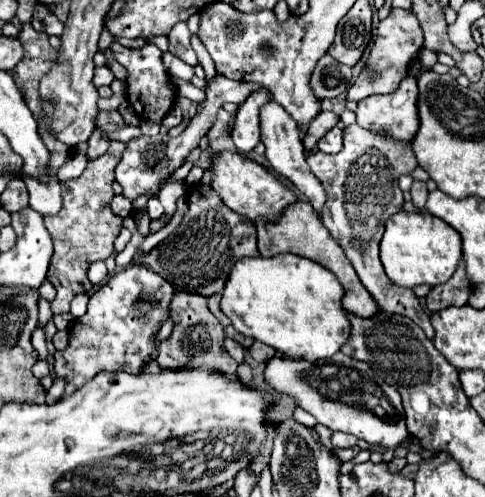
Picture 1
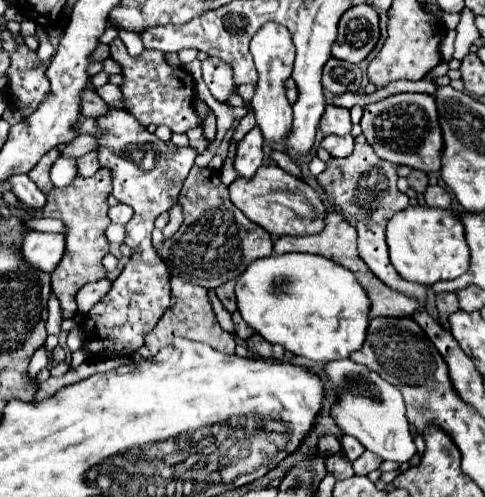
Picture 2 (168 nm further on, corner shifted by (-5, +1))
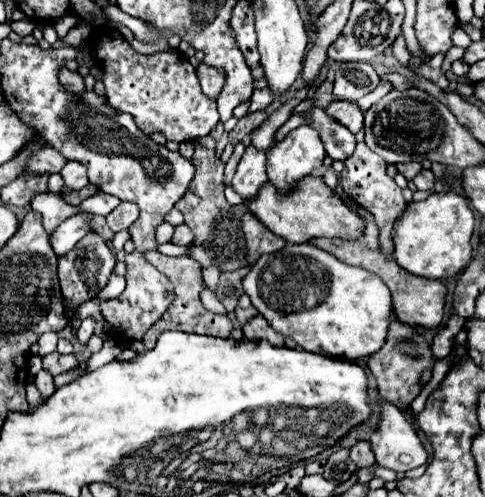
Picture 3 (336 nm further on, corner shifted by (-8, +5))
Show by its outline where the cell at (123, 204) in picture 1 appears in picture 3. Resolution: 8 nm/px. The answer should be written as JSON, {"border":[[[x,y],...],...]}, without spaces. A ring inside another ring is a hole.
{"border":[[[120,203],[110,215],[106,215],[106,223],[112,231],[124,231],[138,219],[138,209],[134,203]]]}

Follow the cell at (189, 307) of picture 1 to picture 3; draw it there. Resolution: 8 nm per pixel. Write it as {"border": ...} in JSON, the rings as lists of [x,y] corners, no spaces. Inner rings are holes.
{"border":[[[148,251],[146,259],[174,283],[174,291],[176,291],[174,303],[166,309],[162,319],[156,321],[146,331],[146,335],[142,339],[146,349],[152,349],[156,339],[158,339],[158,335],[164,333],[164,331],[170,331],[170,329],[172,331],[184,331],[184,333],[200,333],[200,335],[210,335],[210,337],[222,337],[222,339],[230,337],[230,333],[232,333],[230,319],[226,315],[210,313],[200,301],[200,291],[204,289],[204,281],[202,281],[202,267],[194,259],[190,259],[190,257],[168,257],[168,255],[162,255],[160,251]]]}

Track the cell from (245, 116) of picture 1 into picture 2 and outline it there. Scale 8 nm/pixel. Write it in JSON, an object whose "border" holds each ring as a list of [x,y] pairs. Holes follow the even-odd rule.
{"border":[[[255,127],[237,145],[233,167],[235,167],[237,177],[251,179],[261,165],[263,165],[263,137],[261,137],[261,131]]]}

